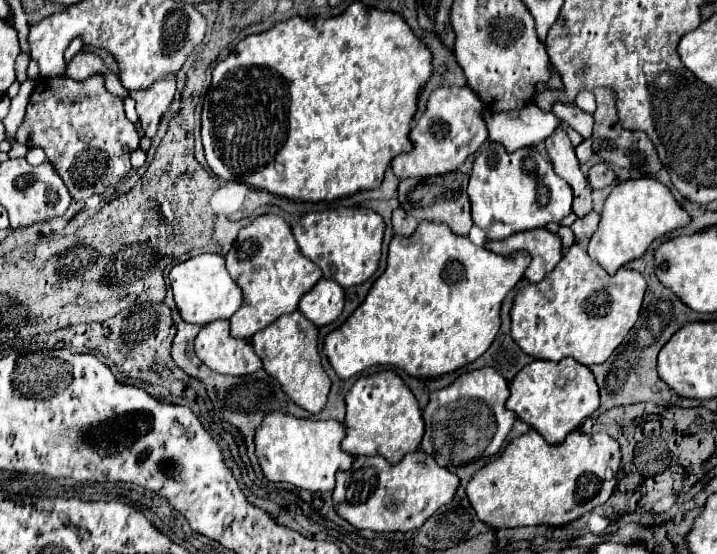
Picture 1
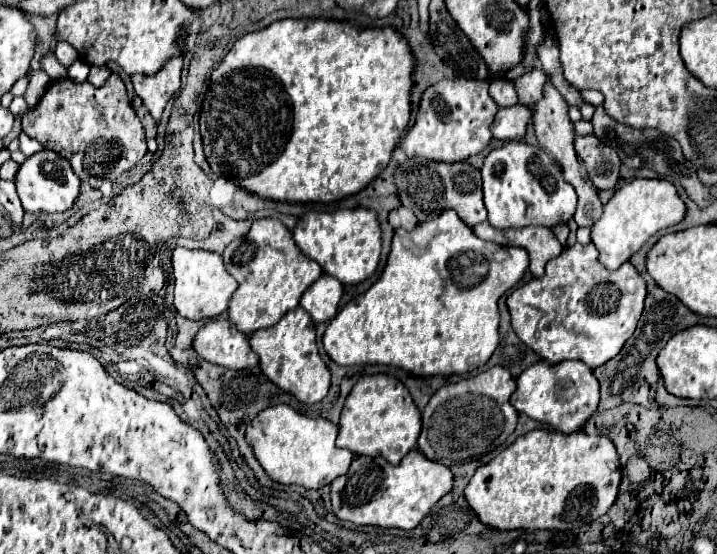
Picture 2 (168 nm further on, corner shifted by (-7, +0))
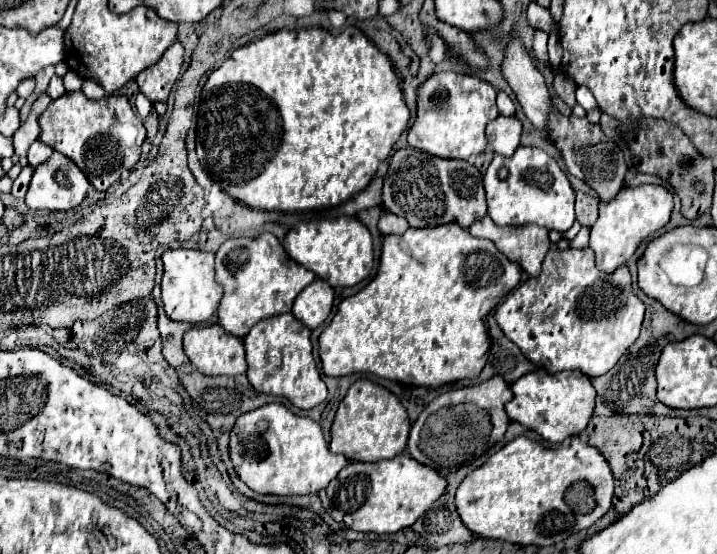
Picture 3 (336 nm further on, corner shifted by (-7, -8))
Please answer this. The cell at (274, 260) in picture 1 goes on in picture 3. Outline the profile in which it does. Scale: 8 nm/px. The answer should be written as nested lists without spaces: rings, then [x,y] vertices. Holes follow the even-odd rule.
[[[262,233],[254,239],[228,239],[216,253],[216,281],[224,287],[218,321],[228,333],[244,339],[258,321],[292,311],[294,299],[314,279],[312,271],[288,257],[272,233]]]

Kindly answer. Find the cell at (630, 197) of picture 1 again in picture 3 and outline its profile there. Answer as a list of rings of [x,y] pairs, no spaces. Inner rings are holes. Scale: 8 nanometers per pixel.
[[[662,185],[624,187],[612,201],[600,203],[600,217],[590,231],[590,249],[596,255],[596,267],[604,273],[612,273],[616,267],[624,265],[648,235],[668,225],[672,209],[672,193]]]

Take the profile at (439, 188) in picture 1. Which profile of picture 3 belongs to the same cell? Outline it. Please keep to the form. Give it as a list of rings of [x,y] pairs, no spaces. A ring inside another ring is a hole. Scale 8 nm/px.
[[[412,147],[400,149],[392,155],[388,175],[384,177],[384,207],[408,219],[410,227],[438,227],[448,221],[458,221],[468,229],[480,217],[486,217],[486,197],[482,187],[482,173],[460,159],[440,159]]]

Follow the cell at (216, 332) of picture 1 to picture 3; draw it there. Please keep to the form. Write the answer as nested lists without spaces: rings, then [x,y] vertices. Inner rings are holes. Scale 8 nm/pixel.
[[[220,325],[194,327],[184,335],[184,353],[204,375],[246,373],[244,343]]]

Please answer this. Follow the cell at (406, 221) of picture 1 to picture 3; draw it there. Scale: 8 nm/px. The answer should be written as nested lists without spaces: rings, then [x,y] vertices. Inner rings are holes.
[[[384,213],[378,221],[378,229],[382,231],[382,235],[390,235],[390,233],[396,233],[396,235],[402,235],[406,229],[408,229],[408,221],[404,221],[404,217],[400,215],[394,215],[394,213]]]

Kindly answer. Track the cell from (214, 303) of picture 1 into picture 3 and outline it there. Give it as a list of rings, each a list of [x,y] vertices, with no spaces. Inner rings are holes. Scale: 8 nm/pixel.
[[[174,249],[174,251],[166,251],[162,255],[162,263],[164,263],[162,301],[164,301],[166,315],[172,321],[202,323],[202,321],[208,321],[212,315],[216,315],[224,287],[216,281],[214,253]]]

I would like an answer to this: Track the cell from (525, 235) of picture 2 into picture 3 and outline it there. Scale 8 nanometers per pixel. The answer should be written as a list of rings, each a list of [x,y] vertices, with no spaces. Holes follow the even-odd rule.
[[[488,215],[480,221],[476,221],[468,231],[474,237],[494,241],[496,247],[508,259],[518,261],[530,277],[540,275],[542,261],[552,245],[548,239],[548,231],[544,227],[538,227],[538,225],[498,227],[492,223],[492,219]]]

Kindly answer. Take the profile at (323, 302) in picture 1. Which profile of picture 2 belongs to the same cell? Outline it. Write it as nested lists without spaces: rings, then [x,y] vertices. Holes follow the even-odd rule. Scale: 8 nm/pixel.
[[[322,275],[318,281],[314,281],[302,295],[300,307],[306,309],[314,323],[330,321],[338,313],[342,297],[342,285],[332,275]]]

